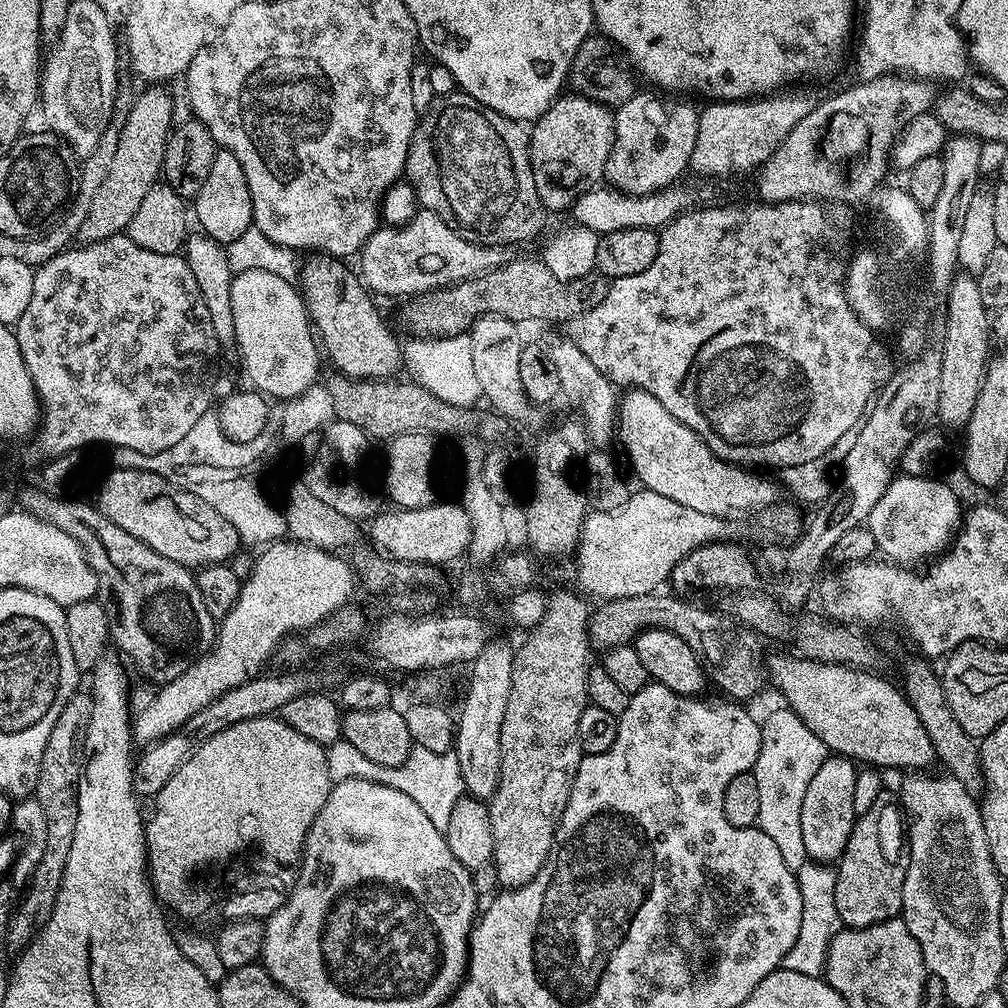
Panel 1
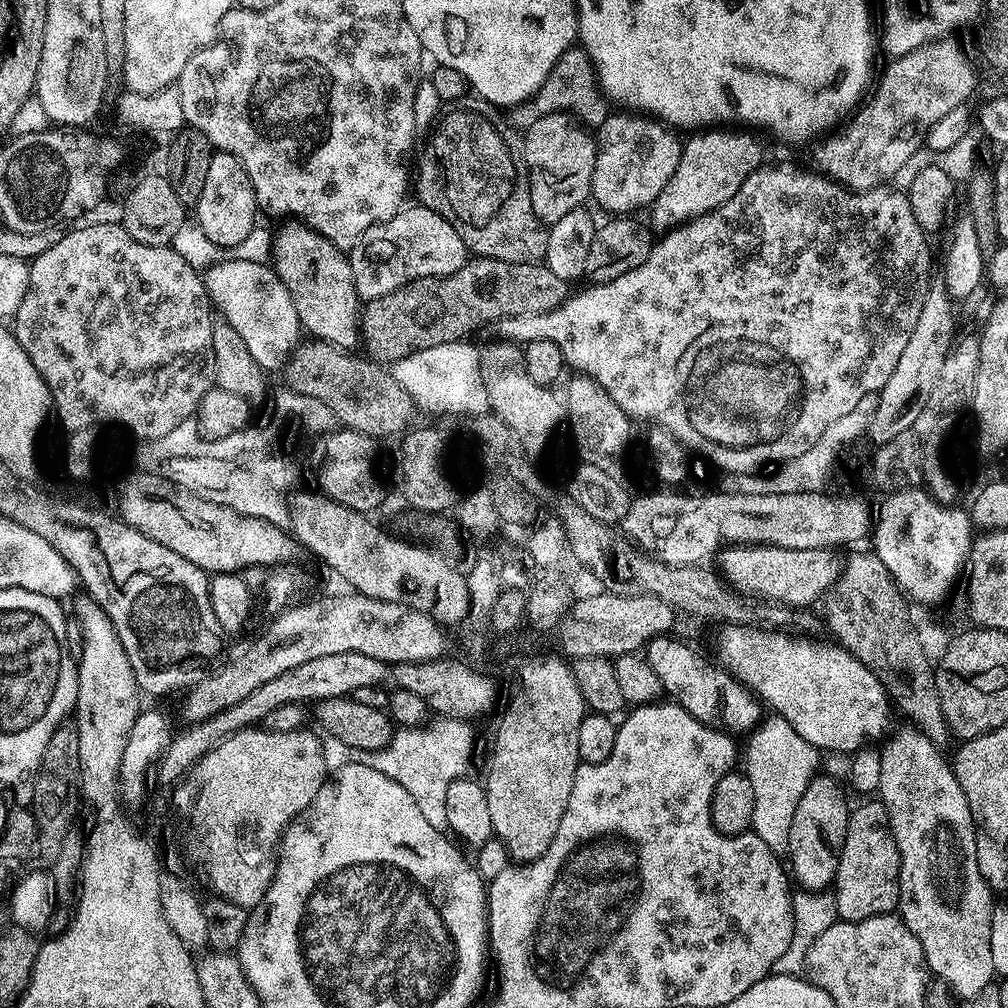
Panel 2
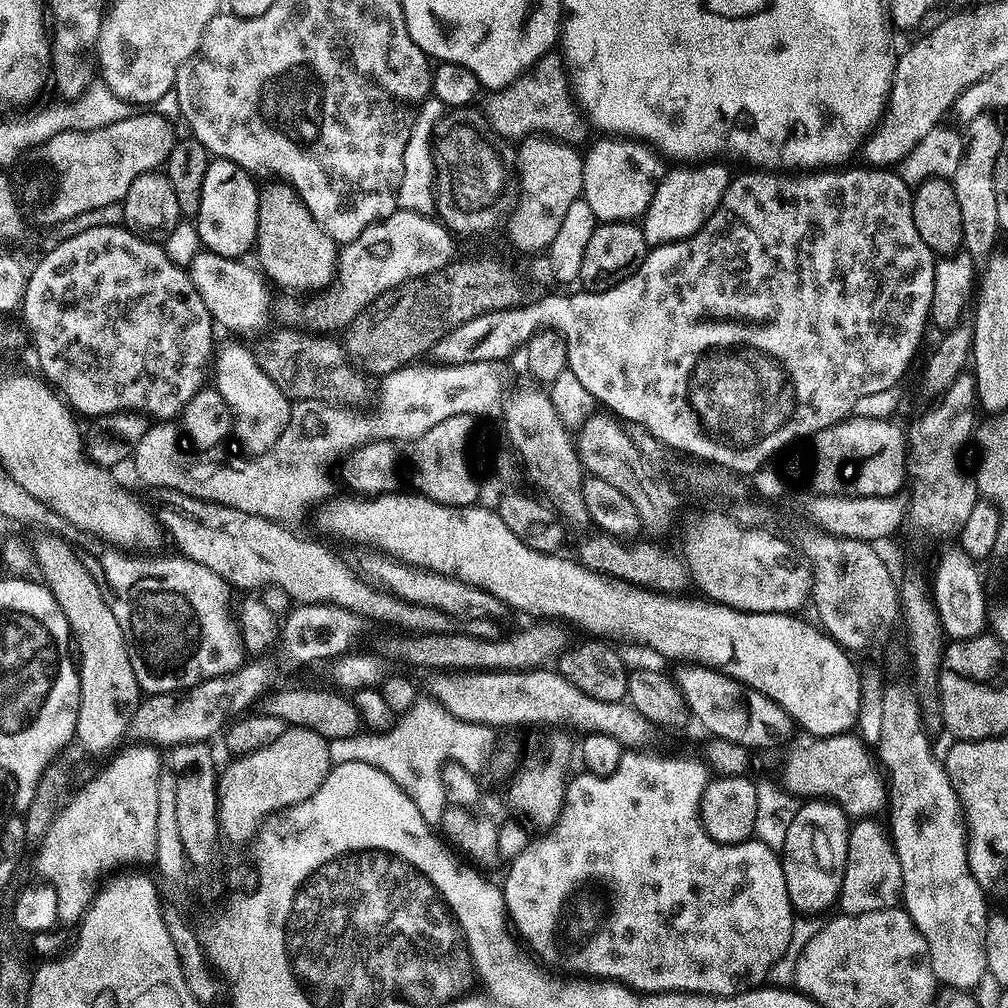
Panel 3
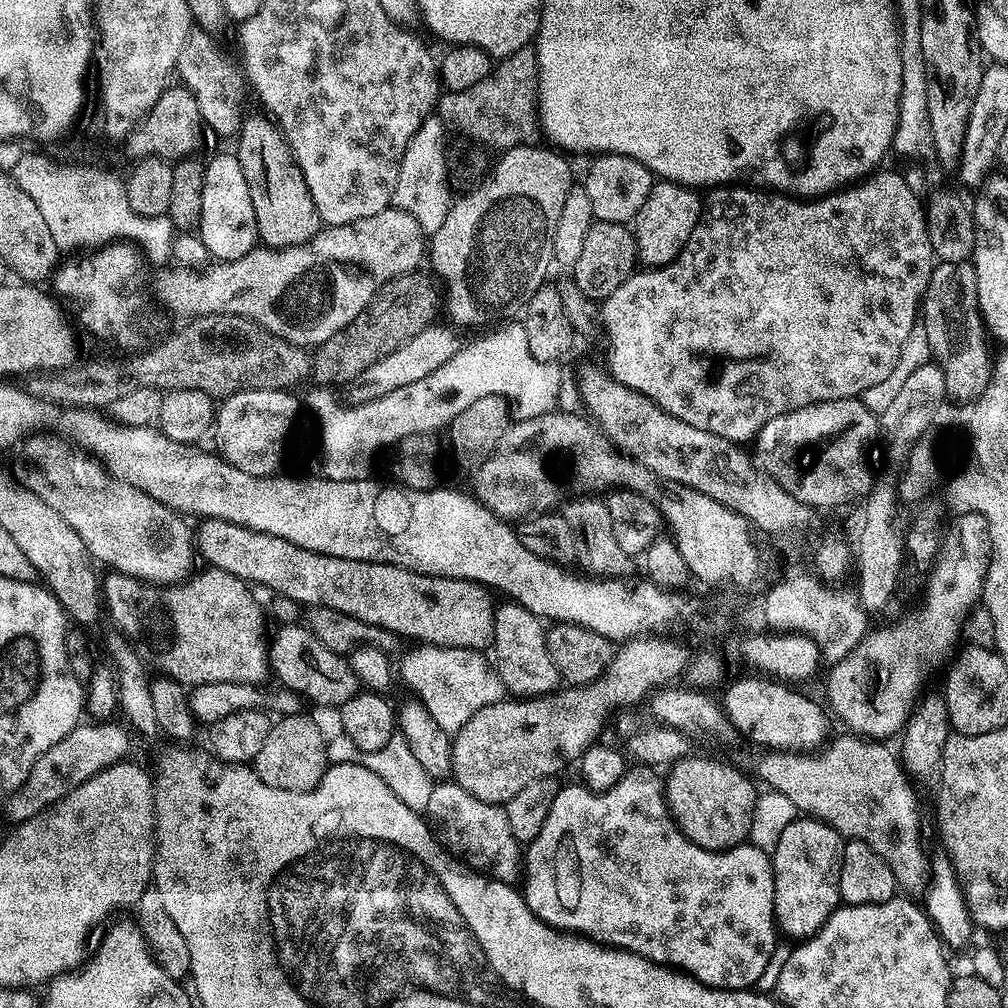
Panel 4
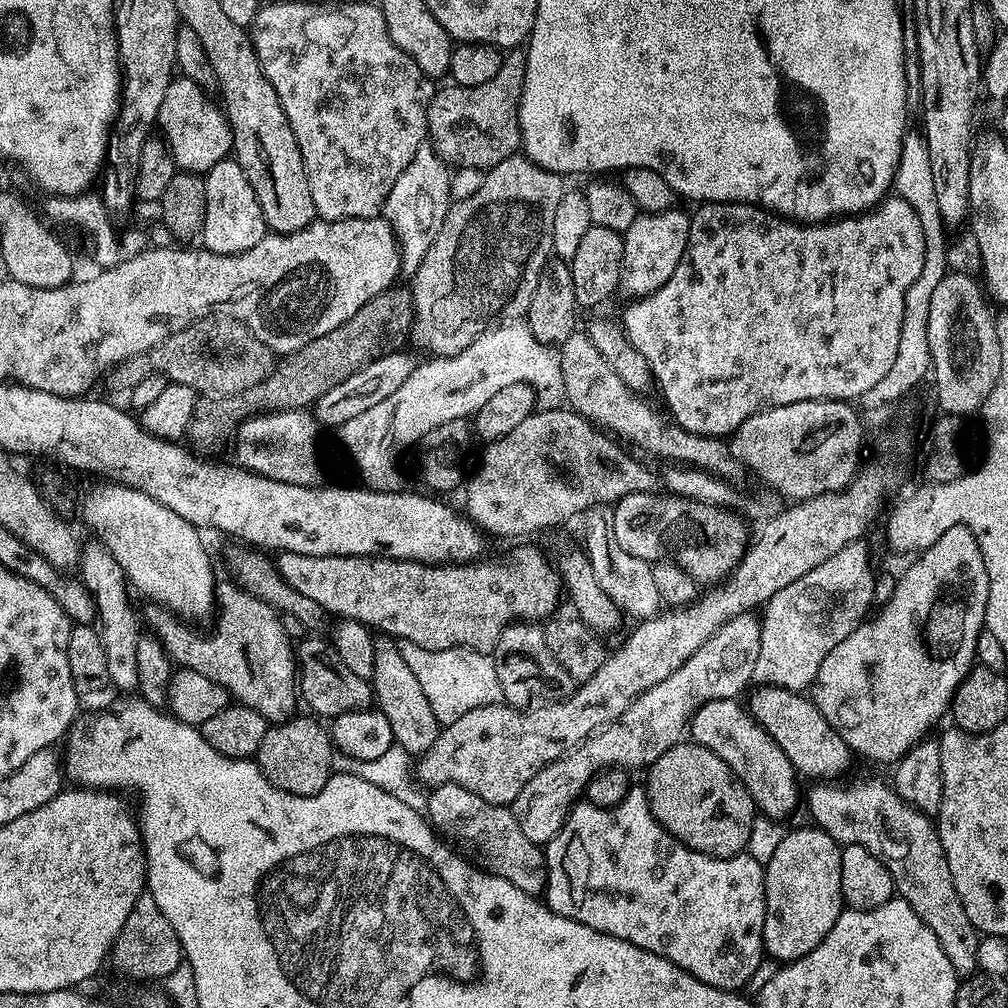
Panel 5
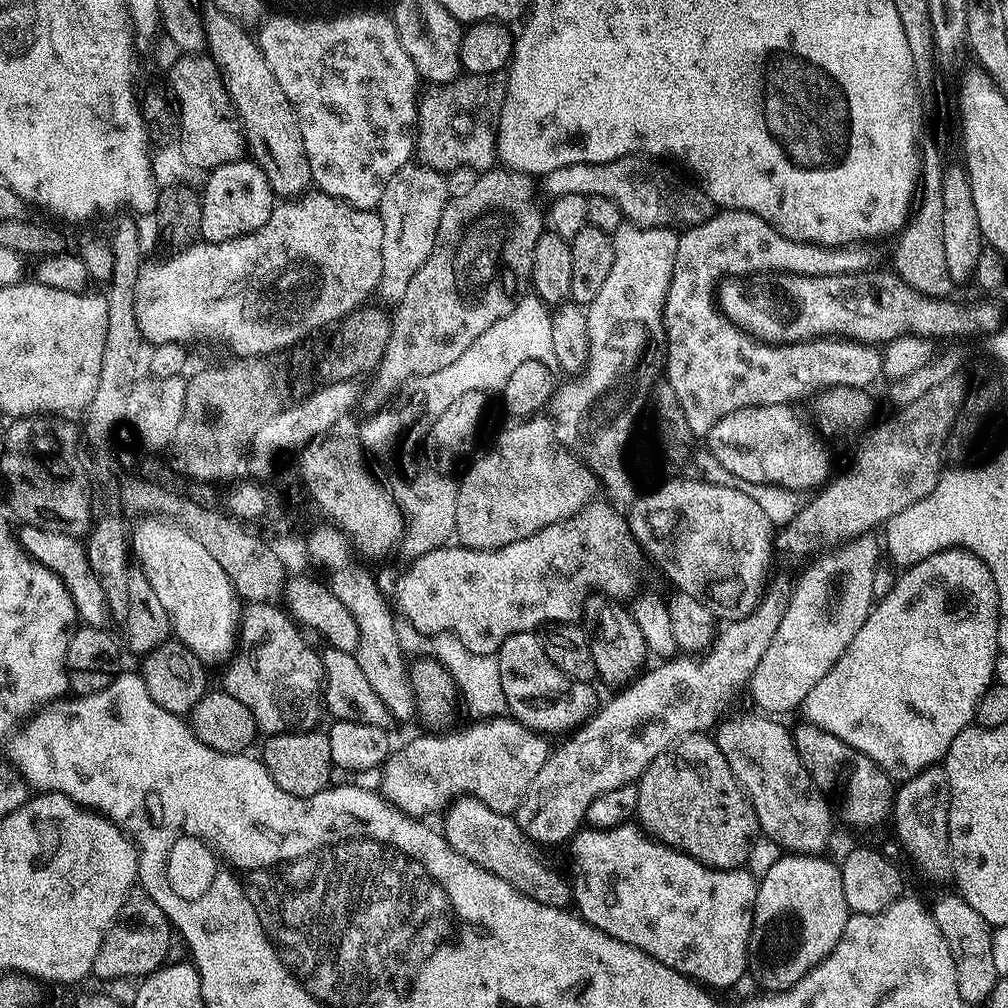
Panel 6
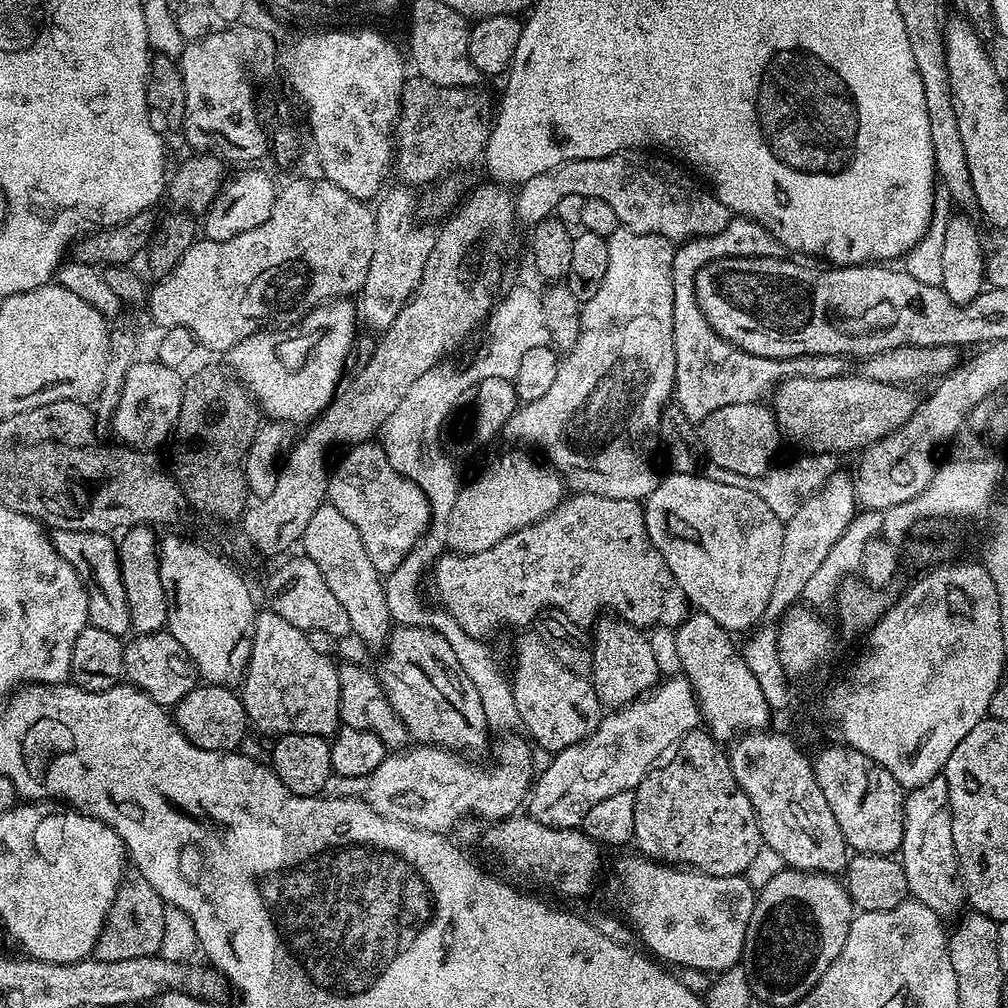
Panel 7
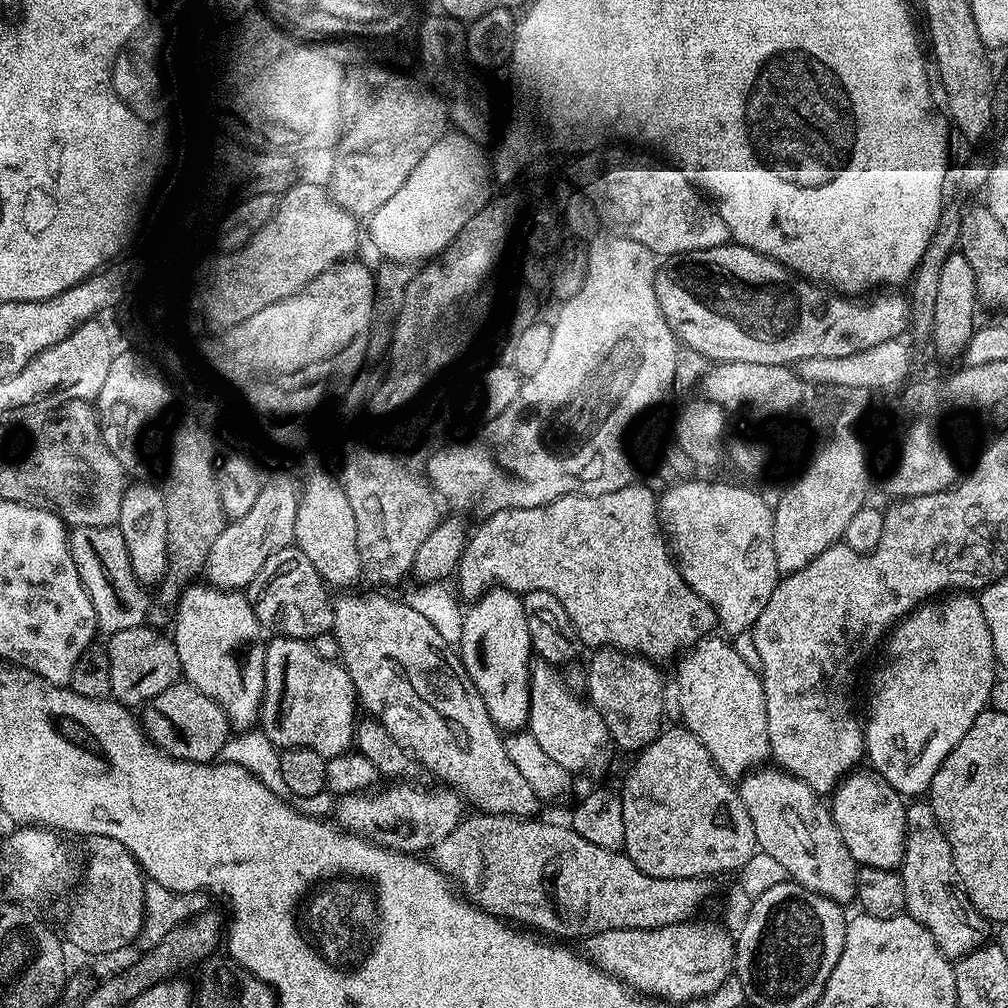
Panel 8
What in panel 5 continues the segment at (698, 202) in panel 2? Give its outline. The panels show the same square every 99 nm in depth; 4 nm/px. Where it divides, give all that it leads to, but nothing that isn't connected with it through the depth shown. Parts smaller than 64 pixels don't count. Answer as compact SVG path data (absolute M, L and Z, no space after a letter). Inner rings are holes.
M676 206L660 211L649 211L638 214L634 222L622 233L624 240L624 262L620 265L618 277L619 291L624 291L628 298L647 296L674 274L674 266L678 264L684 253L688 240L689 213L679 212Z

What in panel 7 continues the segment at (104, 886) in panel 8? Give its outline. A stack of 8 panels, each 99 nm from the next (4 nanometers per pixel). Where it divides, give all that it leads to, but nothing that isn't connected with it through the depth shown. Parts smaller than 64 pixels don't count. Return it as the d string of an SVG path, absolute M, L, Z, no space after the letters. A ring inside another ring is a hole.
M132 870L120 882L120 890L113 900L108 916L104 919L104 928L96 939L95 959L102 962L126 962L126 958L142 958L157 955L164 937L164 899L142 878L140 873Z

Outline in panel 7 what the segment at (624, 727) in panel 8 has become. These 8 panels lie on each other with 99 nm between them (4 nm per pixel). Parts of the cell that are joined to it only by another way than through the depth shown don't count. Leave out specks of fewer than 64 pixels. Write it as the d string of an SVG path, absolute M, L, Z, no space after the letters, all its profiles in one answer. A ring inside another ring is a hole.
M597 619L591 633L592 670L590 679L592 689L596 691L601 705L615 710L641 699L649 690L656 687L661 679L658 662L654 662L654 654L650 651L650 642L641 629L628 624L622 619Z

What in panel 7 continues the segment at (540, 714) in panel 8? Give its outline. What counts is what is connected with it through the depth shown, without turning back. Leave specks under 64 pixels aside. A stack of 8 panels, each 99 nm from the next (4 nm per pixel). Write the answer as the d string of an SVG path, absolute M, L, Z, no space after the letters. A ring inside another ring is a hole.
M524 630L517 636L520 637L512 648L510 683L523 731L532 735L531 743L537 749L549 754L582 742L600 725L602 719L602 705L592 689L591 679L566 670L566 666L562 666L562 662L546 650L535 631Z

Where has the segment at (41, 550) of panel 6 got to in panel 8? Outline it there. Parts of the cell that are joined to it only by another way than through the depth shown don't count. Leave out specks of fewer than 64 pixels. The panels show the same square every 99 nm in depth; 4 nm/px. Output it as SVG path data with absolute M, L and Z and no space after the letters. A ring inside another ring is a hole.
M78 526L68 533L68 545L78 574L88 588L94 606L96 627L101 633L141 627L147 621L150 592L131 569L126 544L116 526Z

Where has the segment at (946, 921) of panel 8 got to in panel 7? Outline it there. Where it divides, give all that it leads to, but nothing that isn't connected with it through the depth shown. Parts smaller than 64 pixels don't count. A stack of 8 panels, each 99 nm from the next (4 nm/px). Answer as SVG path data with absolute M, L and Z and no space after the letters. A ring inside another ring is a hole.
M943 775L911 789L905 795L904 829L898 859L906 874L911 899L922 902L922 906L930 906L930 910L942 918L955 917L965 907L964 881L960 878L960 863L956 861L948 787Z

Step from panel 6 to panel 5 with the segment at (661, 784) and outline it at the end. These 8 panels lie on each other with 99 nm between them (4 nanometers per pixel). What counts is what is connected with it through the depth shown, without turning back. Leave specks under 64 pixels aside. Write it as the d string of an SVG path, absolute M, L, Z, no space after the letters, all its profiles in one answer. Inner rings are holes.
M681 742L673 748L667 748L651 764L647 772L646 791L650 810L656 821L675 840L680 840L696 852L718 858L739 856L747 849L750 826L757 818L758 809L752 795L745 790L743 782L733 774L730 766L726 766L726 762L722 762L722 758L718 758L718 754L706 750L706 746L695 742Z

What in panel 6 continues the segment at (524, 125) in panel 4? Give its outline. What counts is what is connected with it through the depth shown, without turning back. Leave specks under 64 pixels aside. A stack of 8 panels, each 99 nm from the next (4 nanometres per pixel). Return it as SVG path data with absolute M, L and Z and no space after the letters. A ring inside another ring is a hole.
M461 75L448 84L433 84L418 100L418 126L423 133L418 138L418 160L430 168L435 168L441 174L448 174L451 168L480 168L488 170L497 163L496 154L496 121L498 112L488 105L484 97L485 77Z

